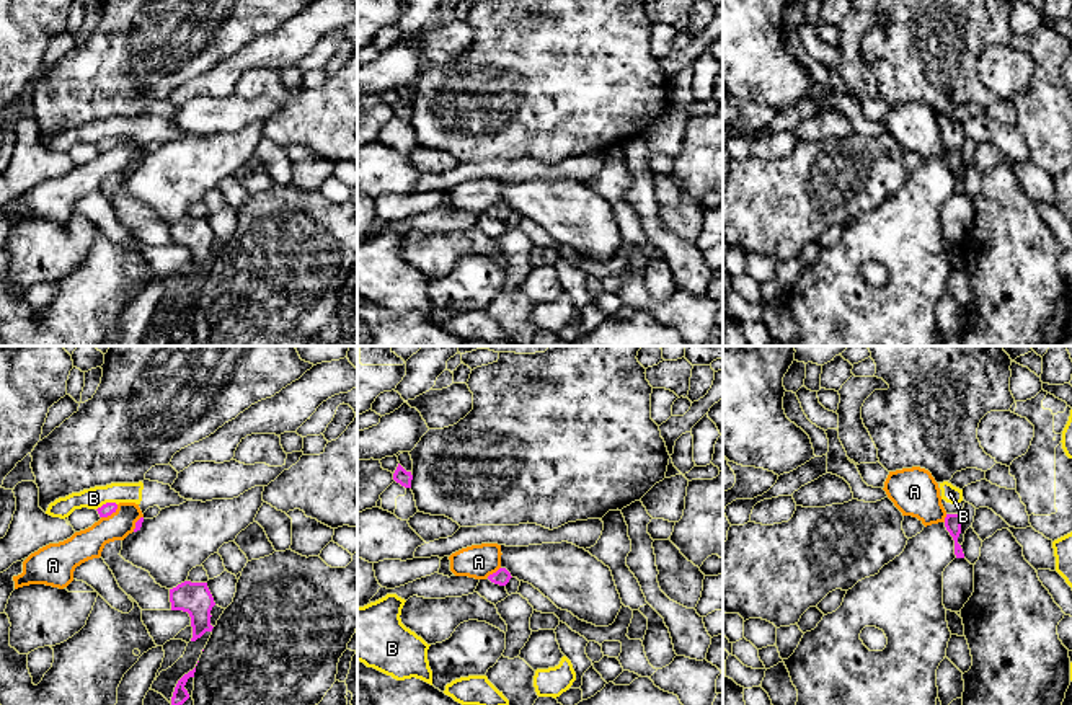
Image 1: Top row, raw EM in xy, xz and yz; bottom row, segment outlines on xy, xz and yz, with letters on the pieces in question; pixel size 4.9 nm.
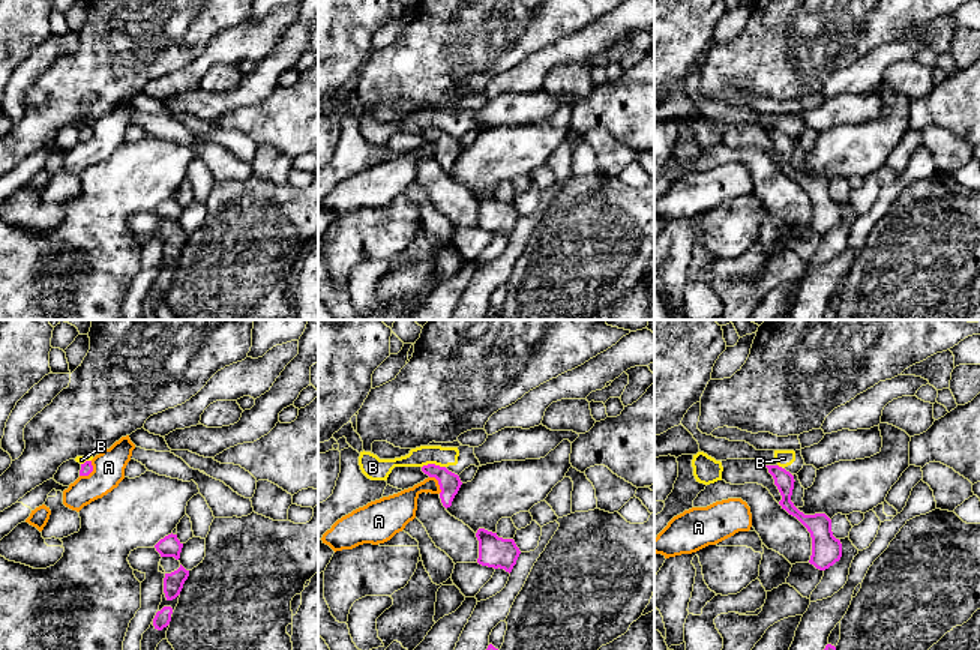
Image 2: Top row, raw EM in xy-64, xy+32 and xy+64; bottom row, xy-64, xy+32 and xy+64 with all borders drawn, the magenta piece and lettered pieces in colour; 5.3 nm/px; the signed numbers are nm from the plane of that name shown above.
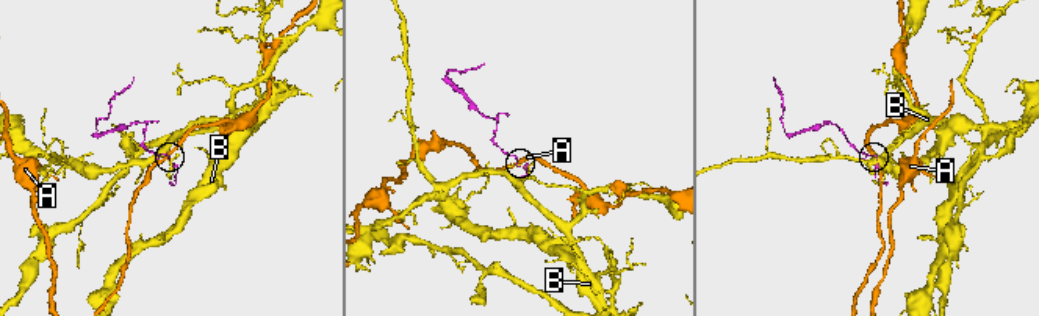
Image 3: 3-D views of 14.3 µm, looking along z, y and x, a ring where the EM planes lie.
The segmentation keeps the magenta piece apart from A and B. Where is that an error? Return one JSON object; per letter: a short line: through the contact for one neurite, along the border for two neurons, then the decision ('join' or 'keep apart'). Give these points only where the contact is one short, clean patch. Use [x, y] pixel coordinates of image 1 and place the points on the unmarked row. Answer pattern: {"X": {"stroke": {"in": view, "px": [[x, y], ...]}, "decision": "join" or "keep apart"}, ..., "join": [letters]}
{"A": {"stroke": {"in": "xy", "px": [[118, 139], [110, 149], [101, 152]]}, "decision": "keep apart"}, "B": {"stroke": {"in": "xy", "px": [[116, 137], [103, 137], [97, 144]]}, "decision": "keep apart"}, "join": []}

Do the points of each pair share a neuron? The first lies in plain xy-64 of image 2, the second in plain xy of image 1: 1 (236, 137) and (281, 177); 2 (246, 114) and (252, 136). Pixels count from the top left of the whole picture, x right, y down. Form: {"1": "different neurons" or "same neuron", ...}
{"1": "same neuron", "2": "different neurons"}

